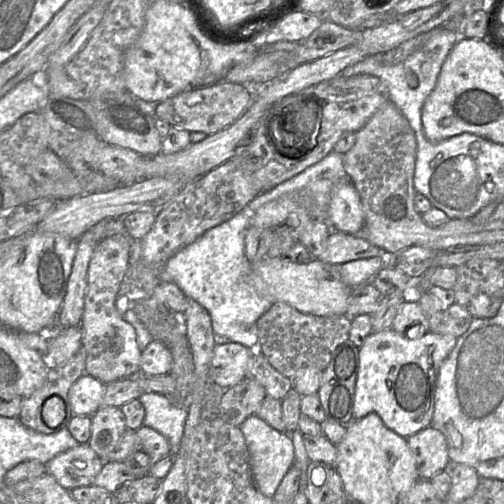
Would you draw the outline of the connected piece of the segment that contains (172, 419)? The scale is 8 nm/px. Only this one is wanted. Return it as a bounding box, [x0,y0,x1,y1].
[138,393,188,456]

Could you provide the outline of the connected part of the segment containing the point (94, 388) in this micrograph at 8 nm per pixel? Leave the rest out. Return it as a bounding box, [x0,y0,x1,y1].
[69,376,105,417]

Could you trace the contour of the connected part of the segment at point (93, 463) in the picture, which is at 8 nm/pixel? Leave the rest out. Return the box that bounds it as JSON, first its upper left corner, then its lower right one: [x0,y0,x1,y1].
[45,444,104,491]

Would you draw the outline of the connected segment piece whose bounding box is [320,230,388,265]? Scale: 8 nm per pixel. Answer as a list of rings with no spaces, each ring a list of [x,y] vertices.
[[[332,230],[320,260],[332,265],[342,265],[349,261],[385,254],[388,253],[361,237]]]

